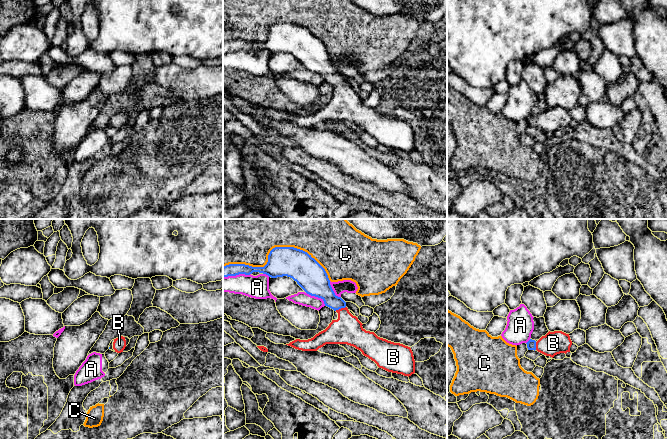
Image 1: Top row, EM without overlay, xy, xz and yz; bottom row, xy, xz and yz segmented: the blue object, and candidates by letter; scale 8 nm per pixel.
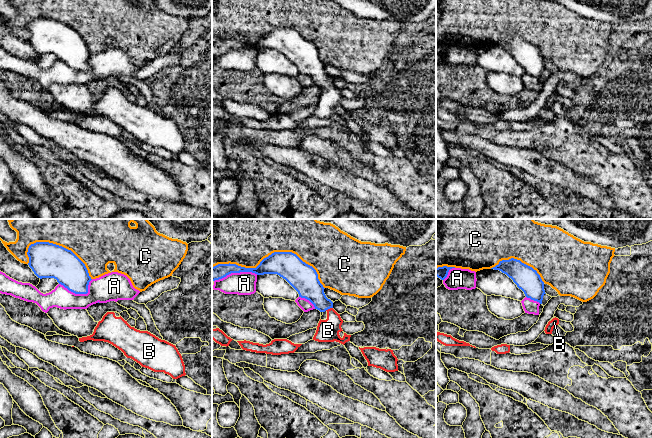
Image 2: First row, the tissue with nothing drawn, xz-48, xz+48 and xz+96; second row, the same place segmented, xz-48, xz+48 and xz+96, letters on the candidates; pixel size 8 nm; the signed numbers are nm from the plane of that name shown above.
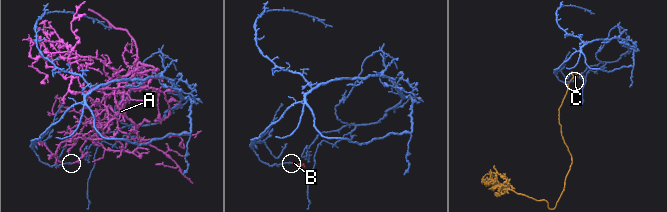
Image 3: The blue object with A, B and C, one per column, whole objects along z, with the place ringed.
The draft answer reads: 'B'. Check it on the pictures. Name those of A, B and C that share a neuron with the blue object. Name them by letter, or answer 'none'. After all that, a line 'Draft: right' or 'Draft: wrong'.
B
Draft: right

